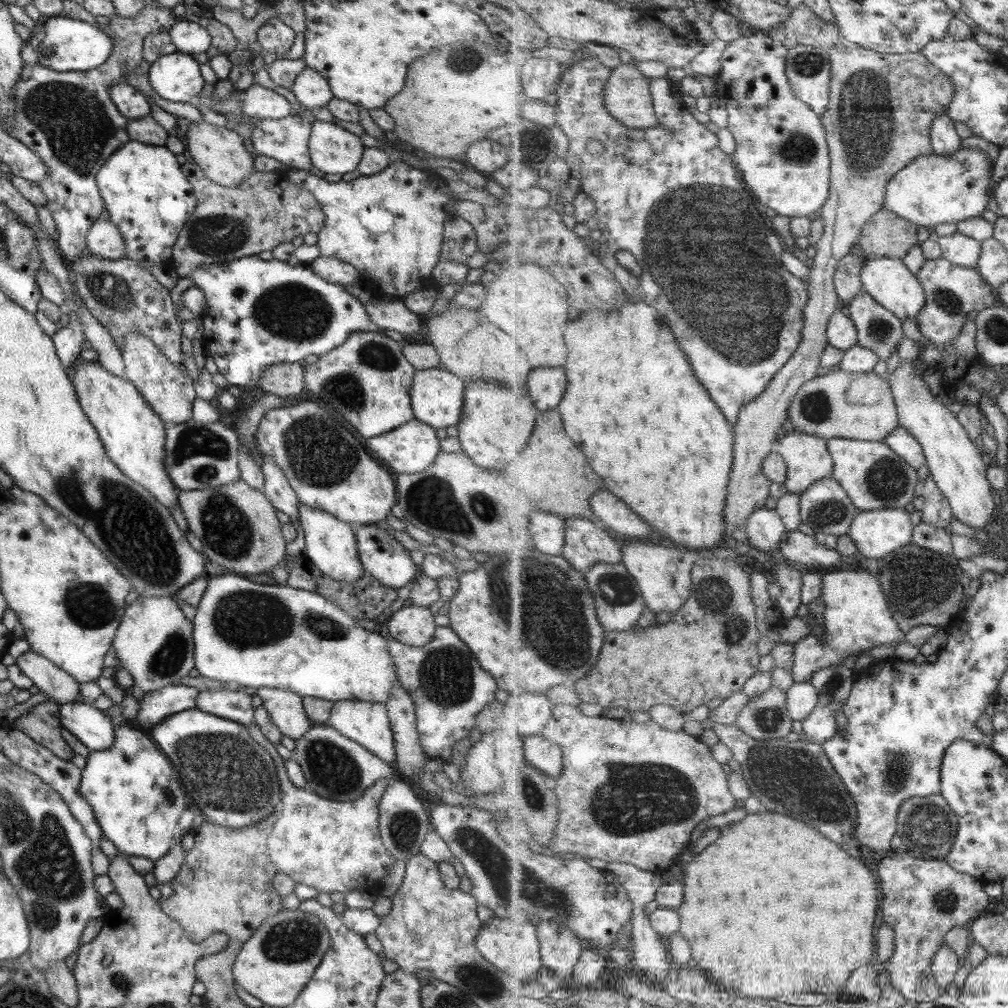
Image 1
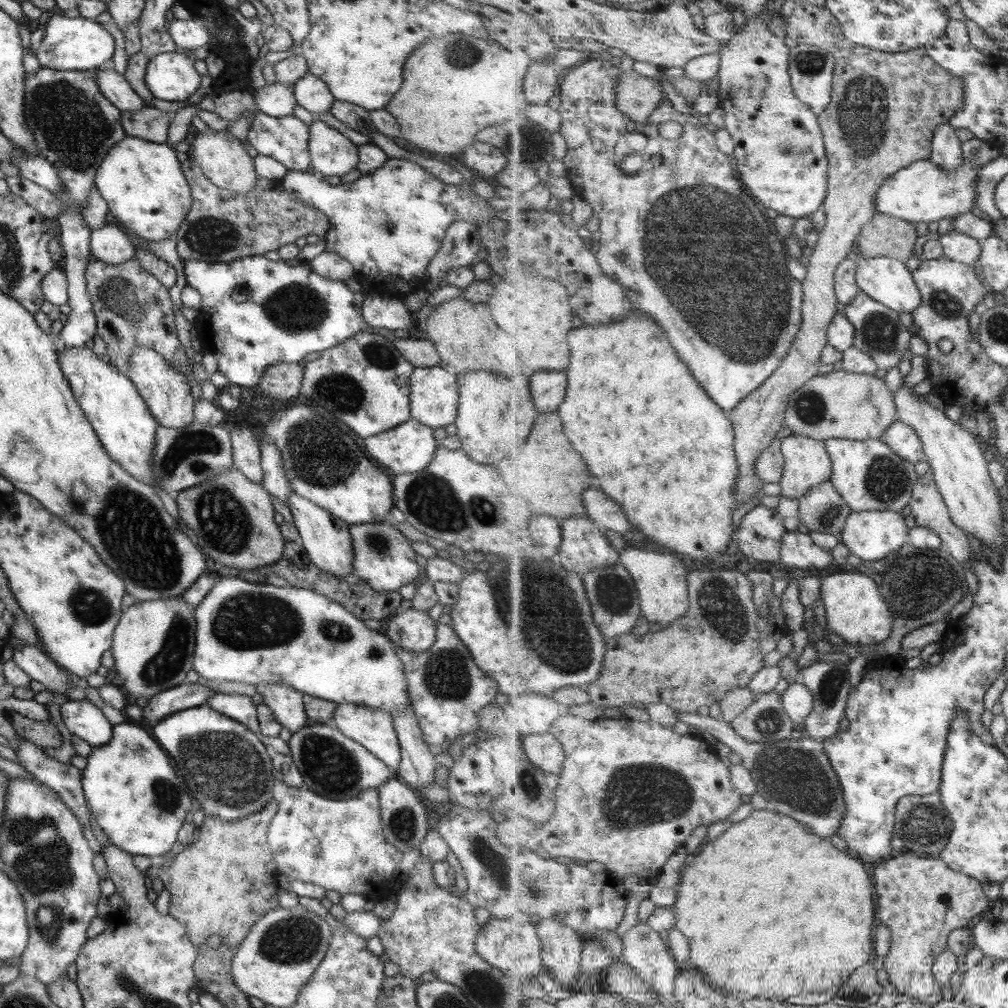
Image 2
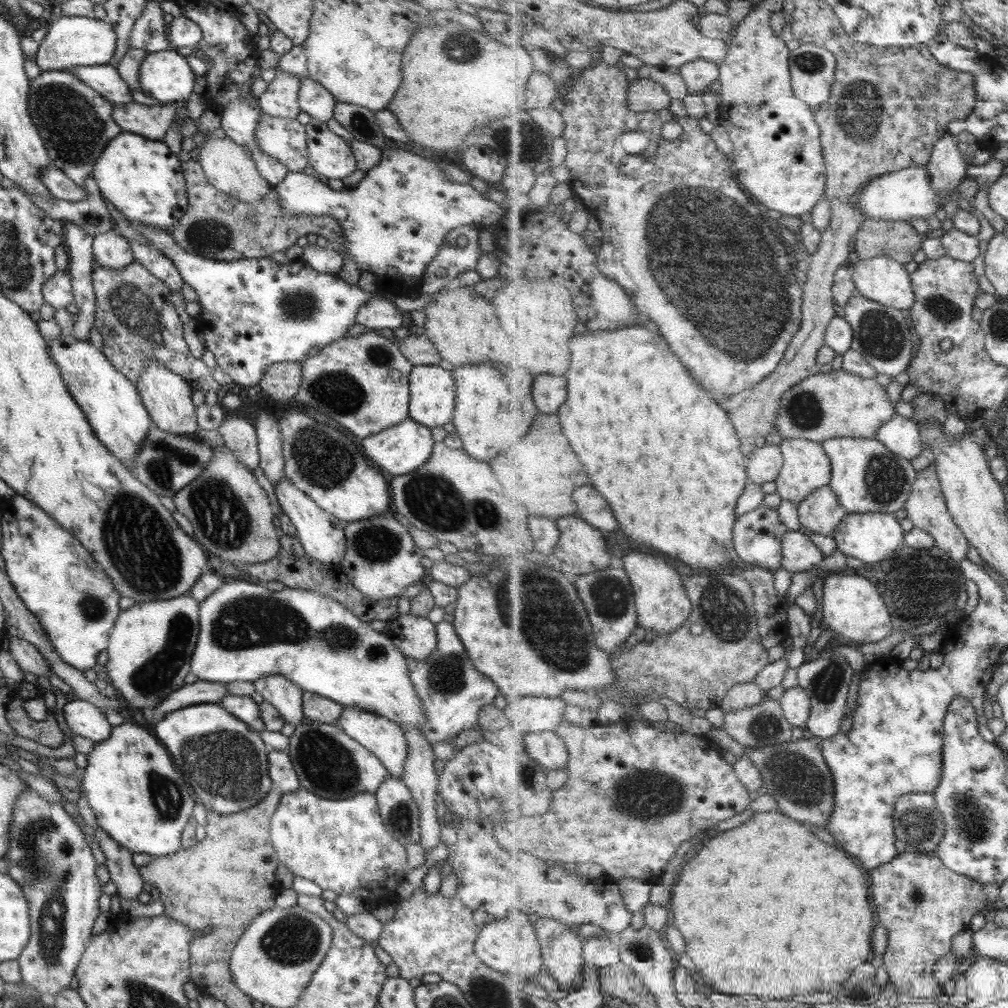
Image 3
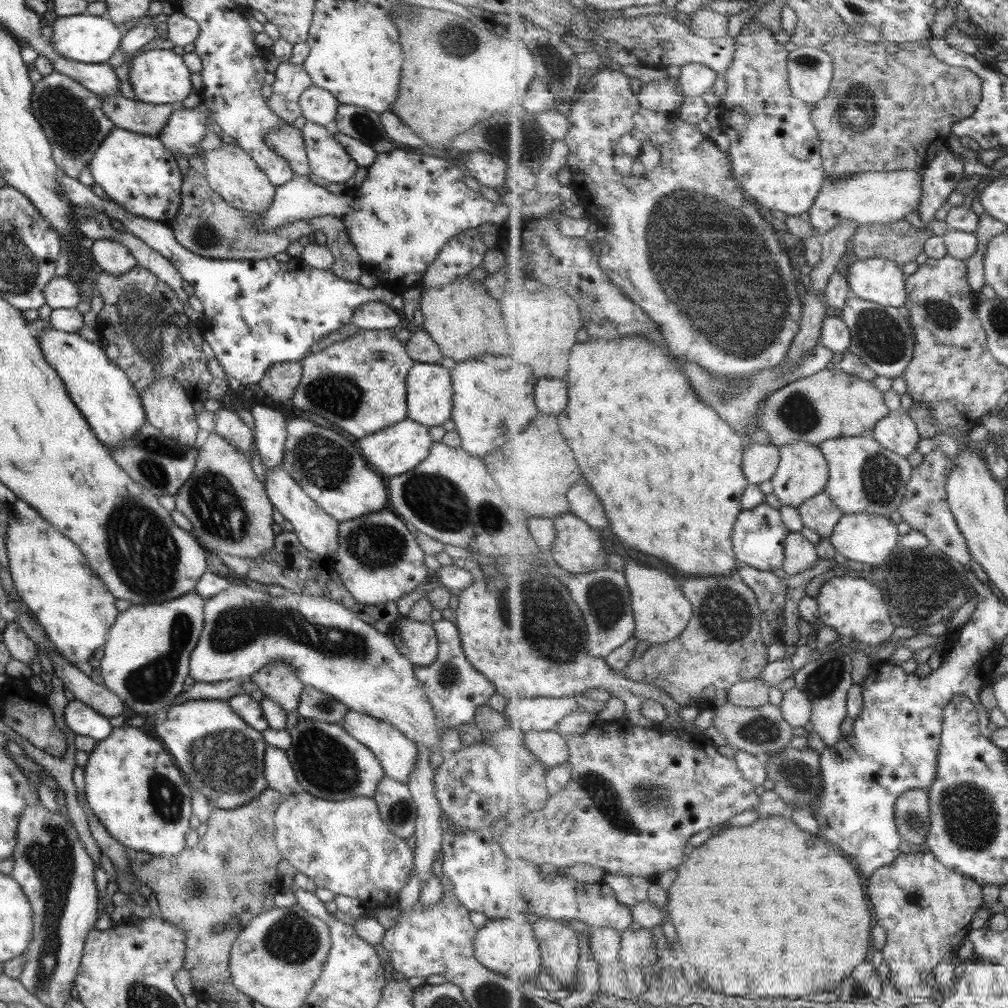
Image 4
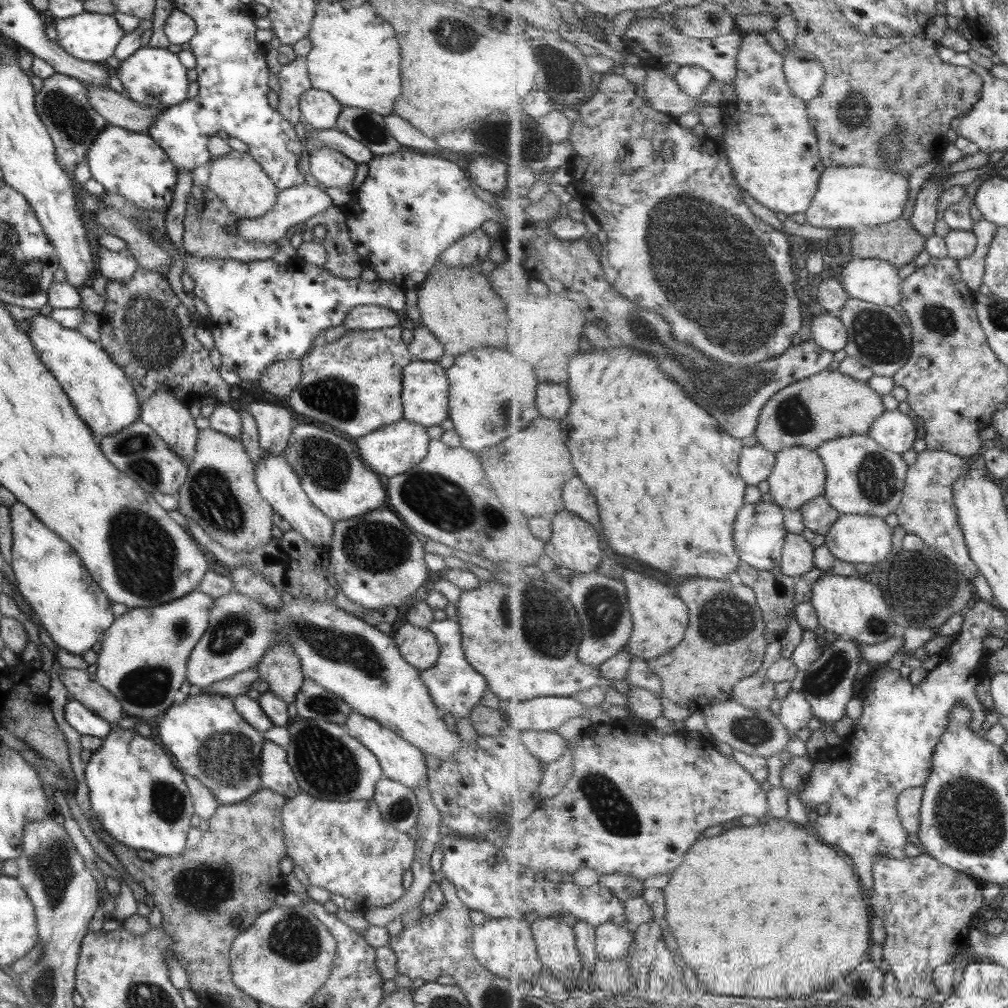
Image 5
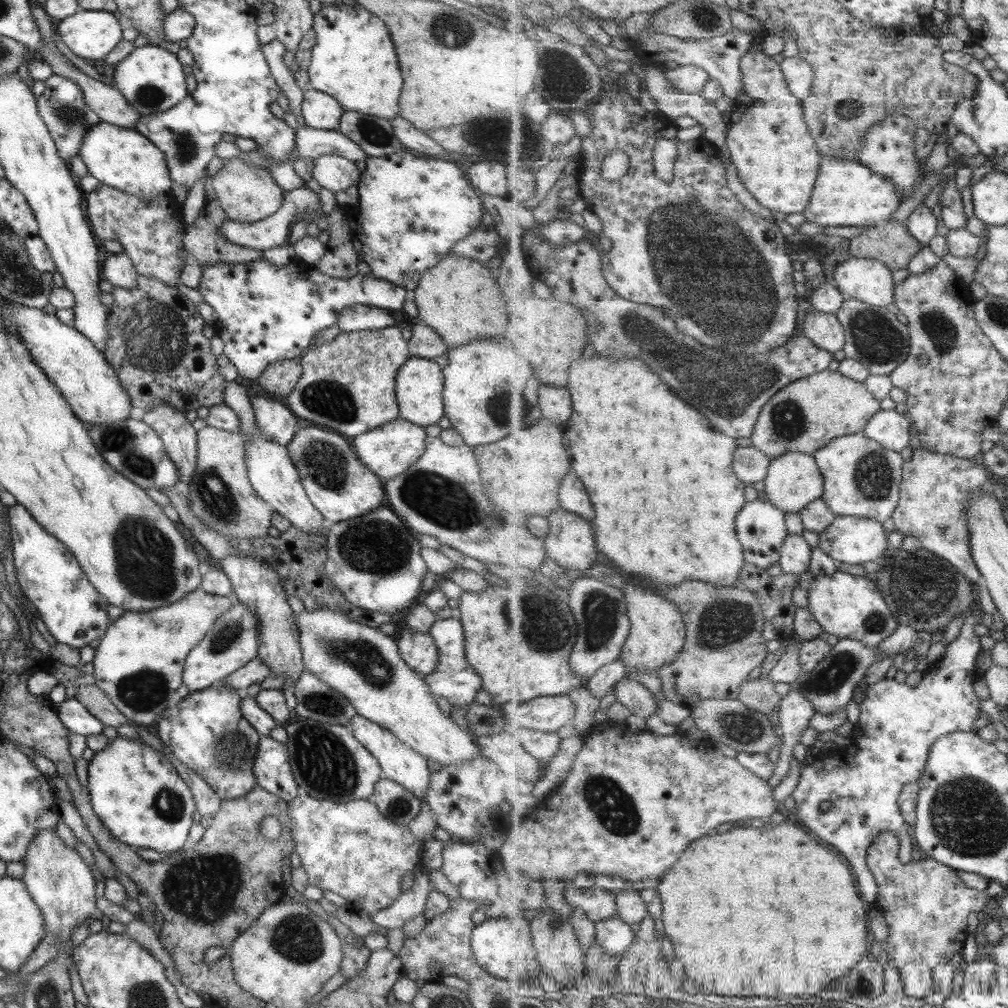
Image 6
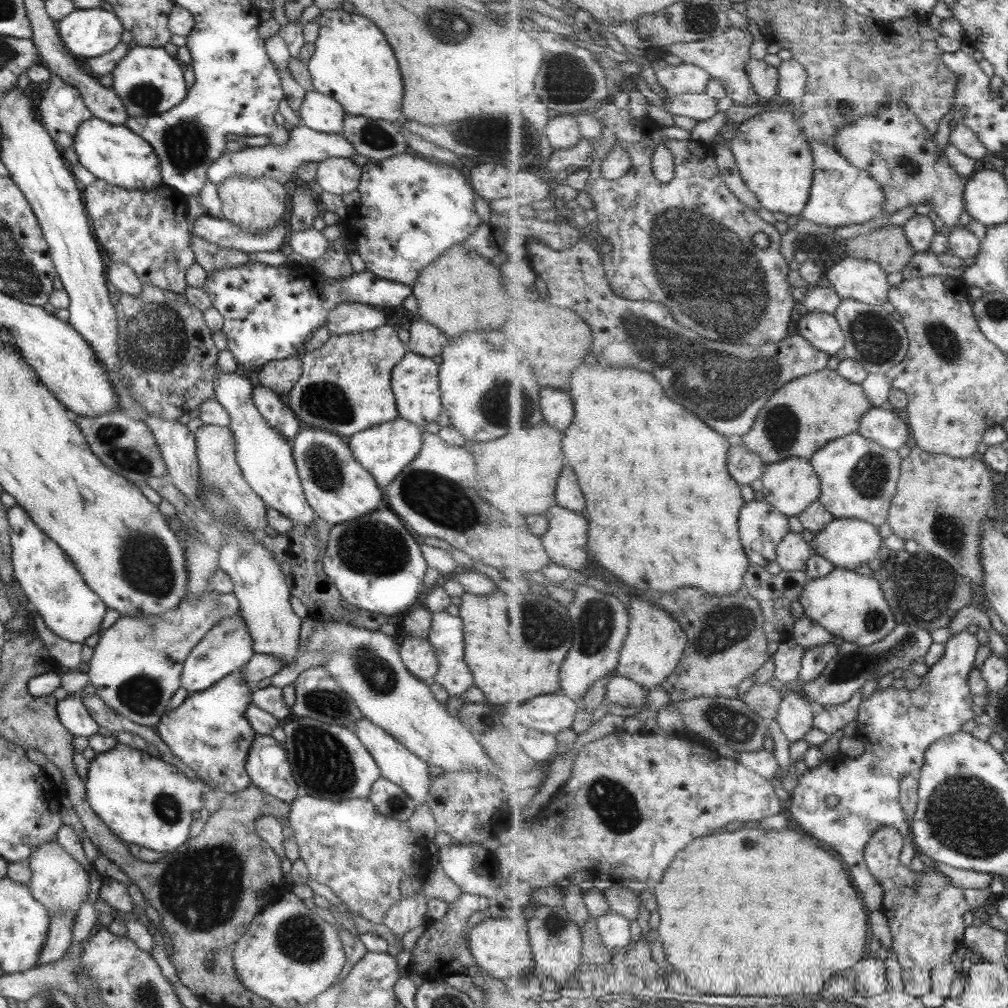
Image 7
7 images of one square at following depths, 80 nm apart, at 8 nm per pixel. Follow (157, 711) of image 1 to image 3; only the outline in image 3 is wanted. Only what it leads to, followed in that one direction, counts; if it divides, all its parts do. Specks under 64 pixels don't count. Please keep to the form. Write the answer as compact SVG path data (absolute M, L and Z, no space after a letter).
M195 681L191 684L184 683L177 690L170 692L156 707L155 710L163 711L164 714L173 712L186 706L201 703L217 703L227 690L221 683L209 681Z

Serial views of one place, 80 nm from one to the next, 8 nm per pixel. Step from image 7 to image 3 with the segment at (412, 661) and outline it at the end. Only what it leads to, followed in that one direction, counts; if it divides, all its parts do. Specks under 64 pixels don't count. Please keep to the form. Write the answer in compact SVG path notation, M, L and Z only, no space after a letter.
M409 613L391 620L389 638L407 660L423 661L433 652L436 645L434 624L425 617Z

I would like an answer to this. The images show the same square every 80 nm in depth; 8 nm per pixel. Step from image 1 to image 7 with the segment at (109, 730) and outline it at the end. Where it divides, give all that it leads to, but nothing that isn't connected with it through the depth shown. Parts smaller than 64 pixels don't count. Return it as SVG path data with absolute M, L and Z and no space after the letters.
M79 694L68 695L64 699L58 700L56 715L65 730L73 736L85 736L87 738L91 734L95 734L99 727L89 716Z

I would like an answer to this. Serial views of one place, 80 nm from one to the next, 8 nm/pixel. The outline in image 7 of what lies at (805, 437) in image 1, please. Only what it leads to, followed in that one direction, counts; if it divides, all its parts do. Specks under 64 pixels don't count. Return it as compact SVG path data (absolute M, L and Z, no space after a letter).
M792 456L787 460L767 466L762 484L763 500L789 517L800 515L808 506L817 501L822 493L821 478L817 475L811 459L799 456Z

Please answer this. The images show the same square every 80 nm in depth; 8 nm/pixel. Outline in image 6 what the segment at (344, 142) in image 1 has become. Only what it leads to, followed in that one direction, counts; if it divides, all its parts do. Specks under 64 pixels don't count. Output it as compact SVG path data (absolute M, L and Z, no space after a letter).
M331 154L319 156L312 161L312 178L329 192L341 192L357 185L359 171L355 164L342 156Z

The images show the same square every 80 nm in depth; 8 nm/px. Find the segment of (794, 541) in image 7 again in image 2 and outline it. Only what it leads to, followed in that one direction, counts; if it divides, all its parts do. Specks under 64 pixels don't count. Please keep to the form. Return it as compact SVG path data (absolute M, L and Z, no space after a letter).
M787 531L782 542L781 562L791 568L808 569L827 568L834 563L832 551L823 550L810 533Z

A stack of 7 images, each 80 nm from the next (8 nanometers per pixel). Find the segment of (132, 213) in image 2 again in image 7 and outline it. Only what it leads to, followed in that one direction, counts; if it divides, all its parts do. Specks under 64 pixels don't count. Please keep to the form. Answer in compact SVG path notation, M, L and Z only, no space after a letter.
M92 116L79 123L71 147L79 164L96 179L105 180L106 183L126 188L128 191L149 190L163 184L159 161L153 149L124 124L109 124Z

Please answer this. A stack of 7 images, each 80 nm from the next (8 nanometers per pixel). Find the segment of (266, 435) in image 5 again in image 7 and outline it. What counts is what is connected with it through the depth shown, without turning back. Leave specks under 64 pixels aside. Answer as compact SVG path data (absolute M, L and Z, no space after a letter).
M259 383L252 388L253 406L269 426L286 439L290 439L297 434L299 419L281 402L277 393L269 389Z

